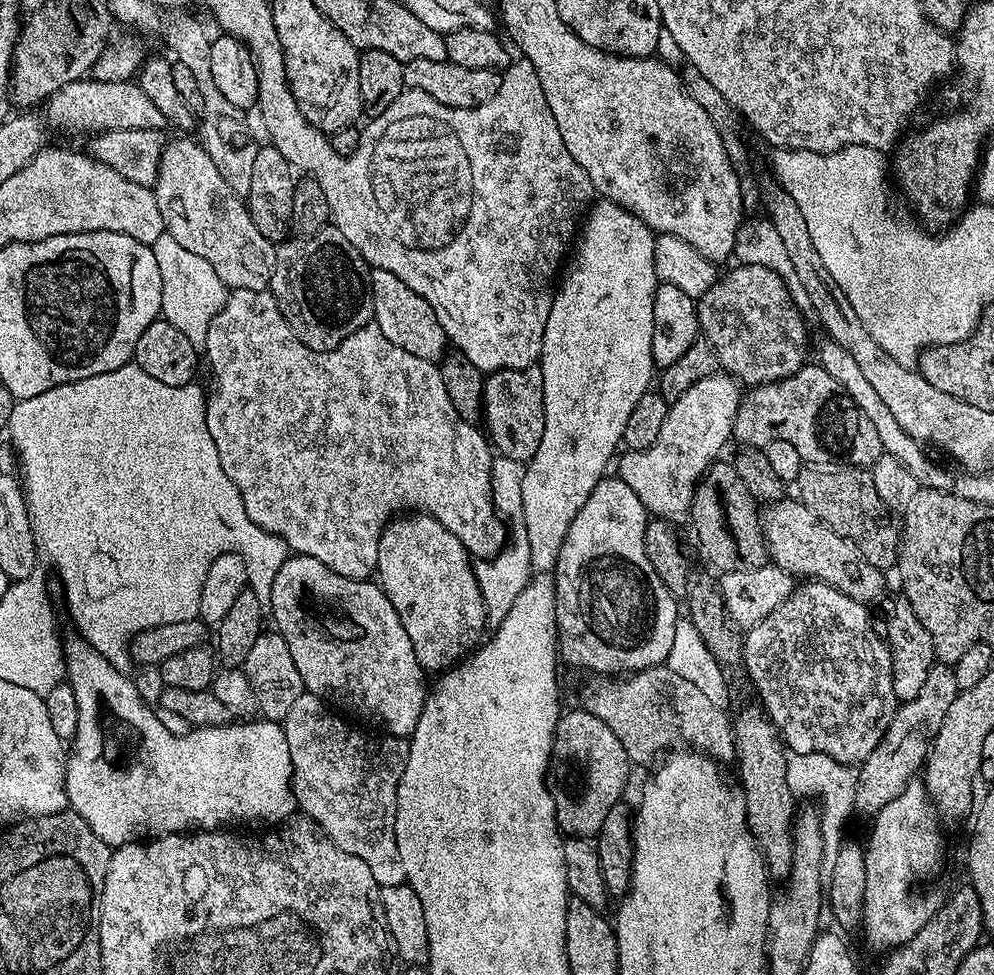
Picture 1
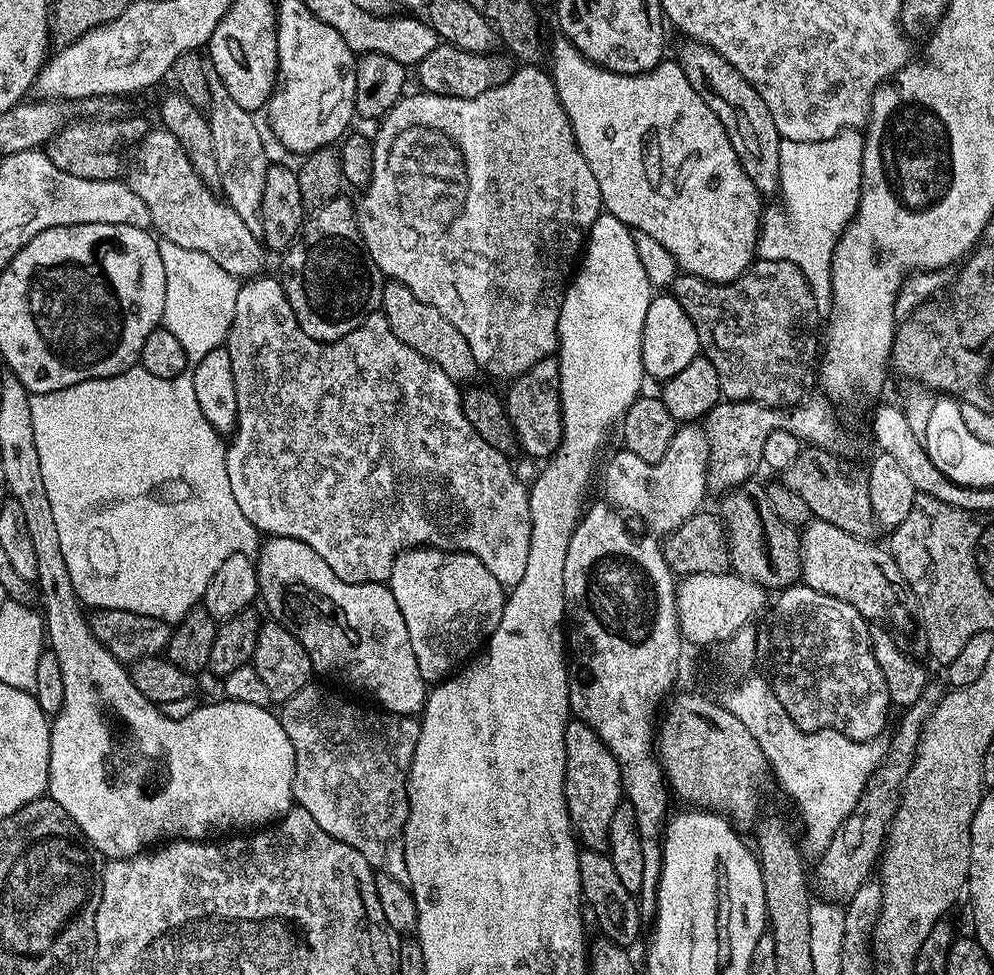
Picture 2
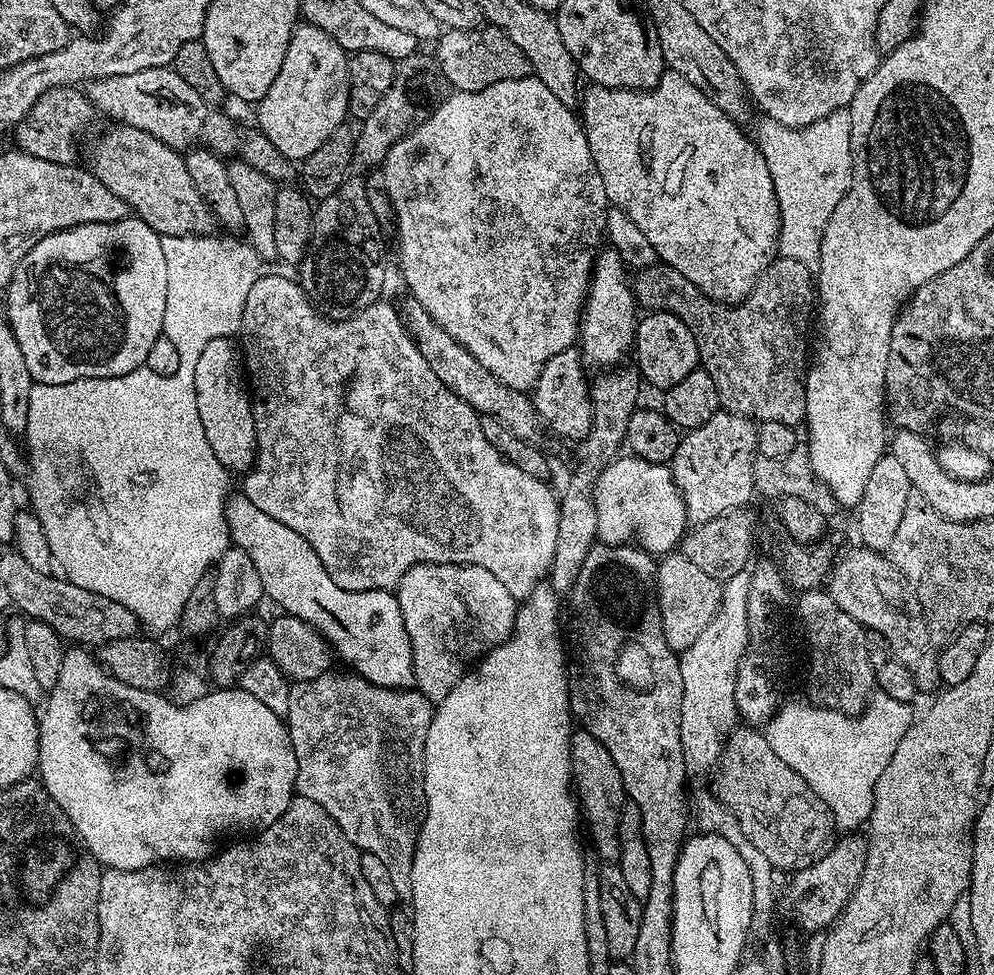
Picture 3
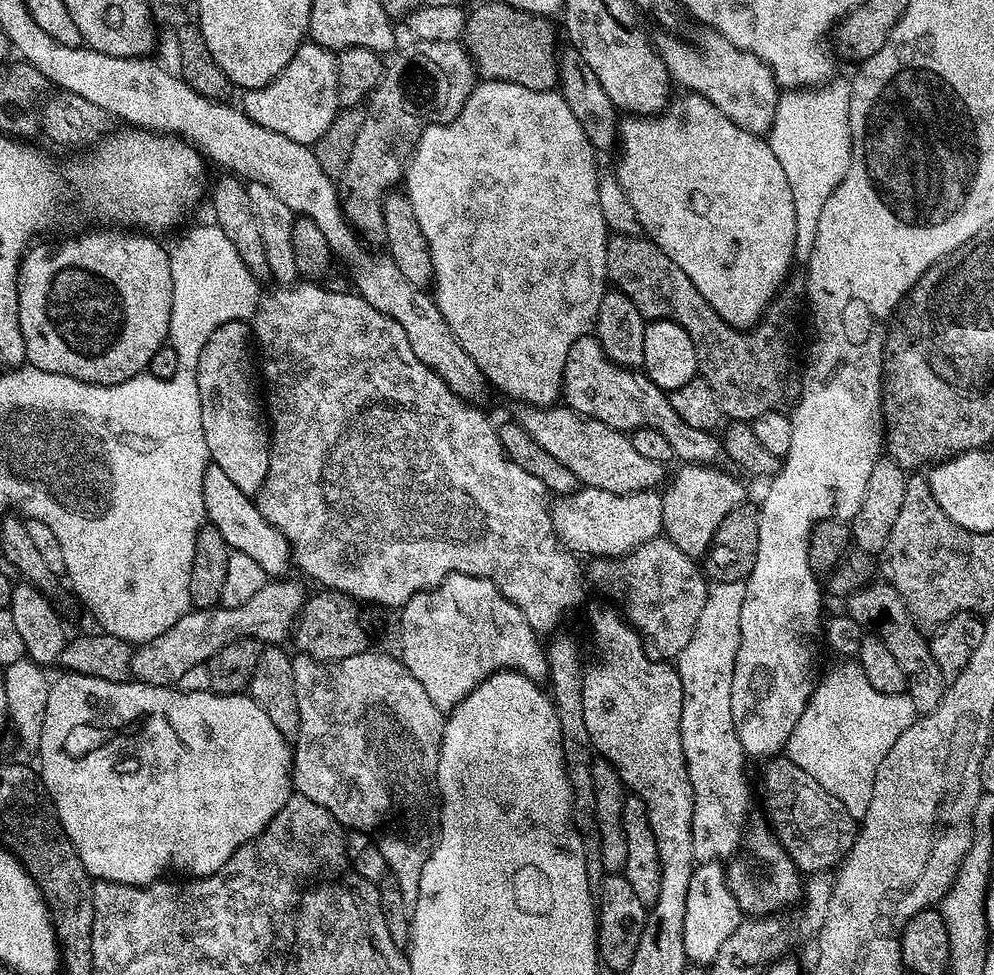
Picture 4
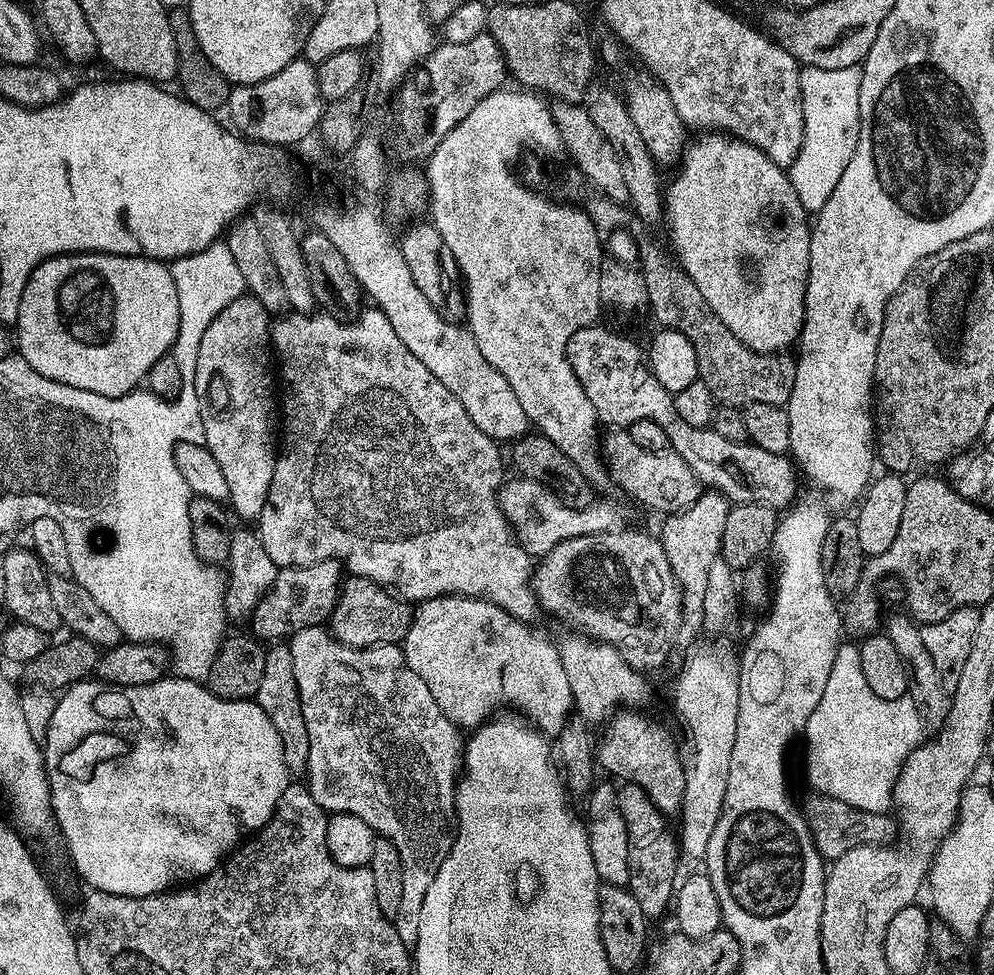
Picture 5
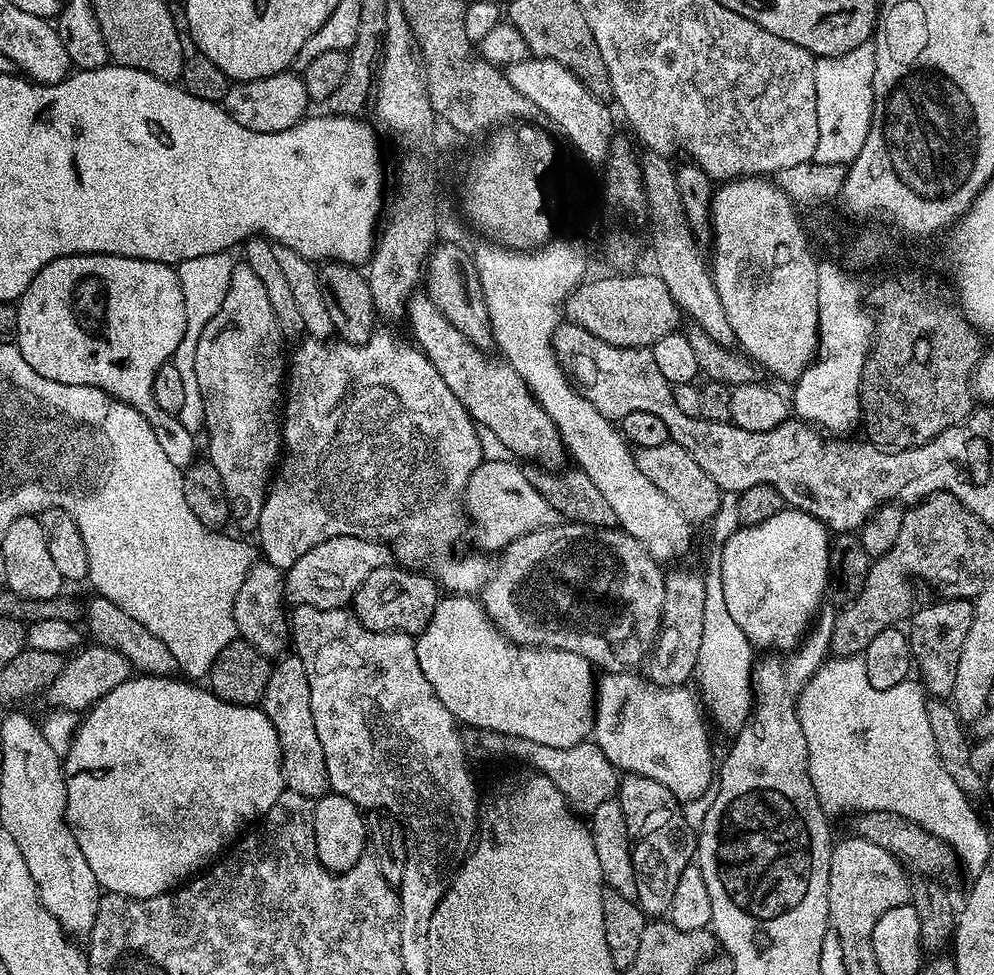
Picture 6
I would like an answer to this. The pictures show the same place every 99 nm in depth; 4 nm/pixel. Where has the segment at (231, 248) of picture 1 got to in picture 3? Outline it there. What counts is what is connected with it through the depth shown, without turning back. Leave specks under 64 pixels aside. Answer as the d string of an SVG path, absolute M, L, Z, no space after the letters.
M113 123L112 128L105 130L101 136L92 140L88 148L87 171L97 176L106 186L106 190L118 194L122 202L141 220L146 222L159 236L202 236L211 233L214 228L214 217L204 196L194 190L194 182L190 182L190 173L186 170L183 155L177 149L163 144L154 134L146 134L146 130L138 130L129 124Z

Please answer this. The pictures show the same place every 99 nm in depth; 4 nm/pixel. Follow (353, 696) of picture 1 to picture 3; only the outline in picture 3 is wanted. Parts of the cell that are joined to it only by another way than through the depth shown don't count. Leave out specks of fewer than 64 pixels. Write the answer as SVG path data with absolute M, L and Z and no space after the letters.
M242 494L229 495L225 506L226 532L235 547L246 550L250 554L250 562L254 562L254 570L258 570L258 578L262 578L264 595L280 607L281 613L300 618L314 631L324 637L328 647L337 657L340 656L349 664L353 673L366 678L374 686L383 688L411 689L416 683L414 666L412 665L412 647L410 634L406 634L406 622L402 618L402 606L398 598L388 590L342 590L330 574L326 574L326 566L322 566L322 558L314 554L314 546L302 538L295 530L290 530L278 518L270 518L270 514L258 510L250 498Z

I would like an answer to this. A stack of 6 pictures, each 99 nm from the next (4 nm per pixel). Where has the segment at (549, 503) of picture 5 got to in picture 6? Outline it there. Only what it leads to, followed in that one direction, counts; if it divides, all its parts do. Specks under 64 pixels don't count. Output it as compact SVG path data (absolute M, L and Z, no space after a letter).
M481 462L478 470L470 474L462 499L467 519L476 527L475 547L488 554L499 553L507 544L526 534L551 528L558 520L546 498L526 482L523 467L516 462Z

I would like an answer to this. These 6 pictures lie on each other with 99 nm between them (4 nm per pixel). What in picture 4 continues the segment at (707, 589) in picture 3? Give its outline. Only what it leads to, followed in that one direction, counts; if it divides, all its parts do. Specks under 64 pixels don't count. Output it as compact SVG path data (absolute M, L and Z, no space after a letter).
M657 538L638 546L625 556L619 558L598 556L589 559L587 564L589 582L604 595L601 597L613 596L611 599L619 605L628 623L640 635L640 641L644 643L644 649L650 659L672 662L682 654L682 650L686 650L690 638L694 638L694 626L698 622L698 614L702 614L702 606L706 606L710 587L701 565L693 557L682 554L682 550L674 546L674 542L666 538Z

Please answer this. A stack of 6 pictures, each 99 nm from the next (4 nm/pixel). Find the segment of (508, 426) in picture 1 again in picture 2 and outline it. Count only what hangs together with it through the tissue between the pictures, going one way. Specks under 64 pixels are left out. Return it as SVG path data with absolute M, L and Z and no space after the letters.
M549 358L534 362L530 370L515 377L508 388L508 397L503 397L502 407L516 433L519 451L528 456L551 457L558 445L562 422L560 421L560 379L558 378L558 359Z

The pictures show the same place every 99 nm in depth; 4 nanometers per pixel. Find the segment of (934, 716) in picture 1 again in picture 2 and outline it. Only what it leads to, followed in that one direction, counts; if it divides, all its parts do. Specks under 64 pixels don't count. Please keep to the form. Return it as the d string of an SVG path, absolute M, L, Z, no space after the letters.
M929 686L924 689L922 698L918 702L914 702L909 708L903 709L899 713L900 721L897 722L896 729L894 729L895 724L891 729L891 732L893 731L892 745L890 743L887 745L886 755L881 760L879 768L874 770L872 776L864 784L862 794L858 798L854 810L846 818L846 822L842 822L842 826L838 826L834 838L830 838L830 846L826 846L826 854L822 854L819 860L815 861L816 876L814 872L814 884L815 887L816 884L820 887L819 895L823 899L829 902L847 902L851 900L853 894L863 886L873 873L875 864L884 850L888 825L892 823L892 815L895 814L896 807L900 805L900 788L904 785L904 779L916 755L916 748L919 746L920 738L924 734L926 722L932 716L932 711L935 710L936 705L940 703L941 695L941 689L938 690L935 686Z

